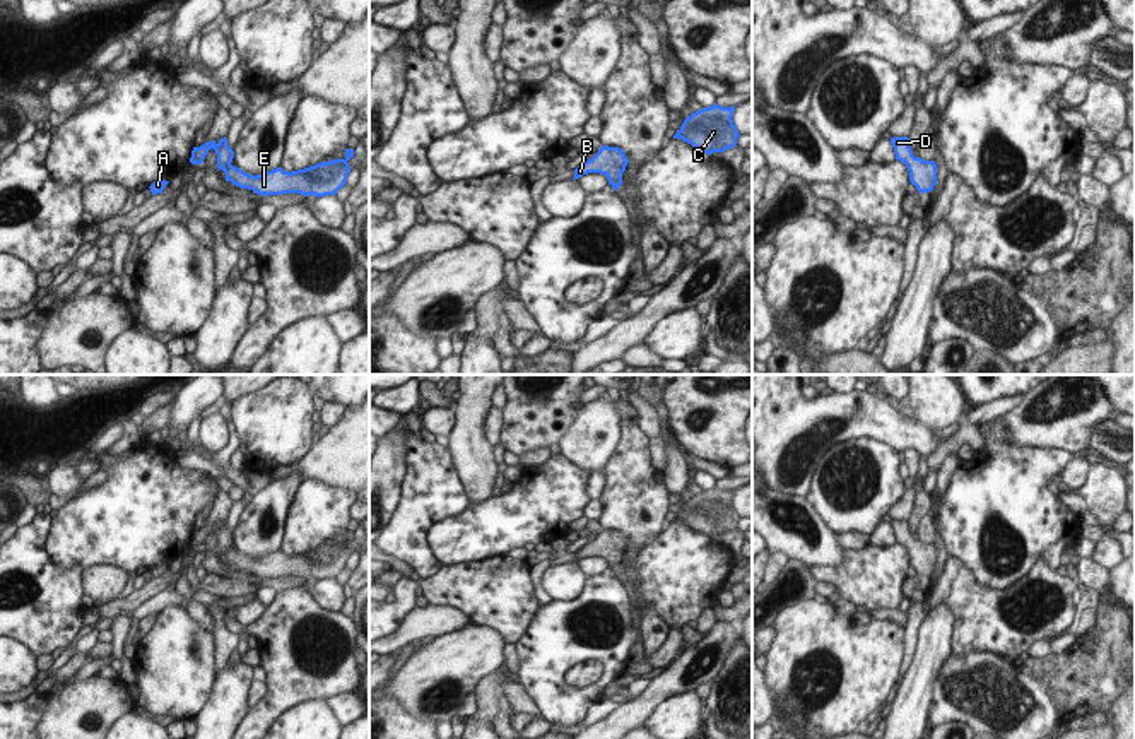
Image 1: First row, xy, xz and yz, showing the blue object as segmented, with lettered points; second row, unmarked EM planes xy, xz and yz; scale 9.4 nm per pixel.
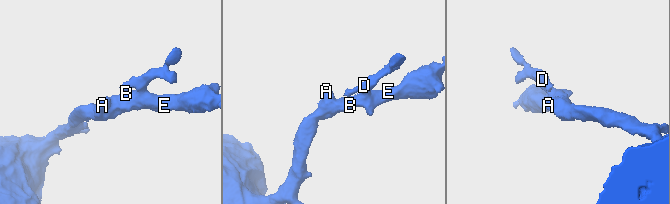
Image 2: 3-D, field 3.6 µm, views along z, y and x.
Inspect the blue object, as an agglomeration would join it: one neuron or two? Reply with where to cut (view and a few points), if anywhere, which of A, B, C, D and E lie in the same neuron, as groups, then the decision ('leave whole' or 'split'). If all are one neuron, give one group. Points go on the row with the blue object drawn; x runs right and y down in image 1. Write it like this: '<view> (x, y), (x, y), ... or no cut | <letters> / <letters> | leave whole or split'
no cut | A B C D E | leave whole

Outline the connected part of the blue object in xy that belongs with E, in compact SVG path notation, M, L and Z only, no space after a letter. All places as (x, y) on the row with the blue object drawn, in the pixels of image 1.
M227 139L219 142L205 142L200 147L193 147L190 163L202 164L209 151L214 149L217 154L217 168L226 173L226 181L239 188L248 188L258 195L284 195L284 193L301 193L304 197L325 197L337 195L337 192L345 185L347 174L350 173L349 159L354 157L354 149L345 149L344 159L323 161L315 166L284 171L275 168L262 174L248 174L243 169L232 166L234 152L227 145Z

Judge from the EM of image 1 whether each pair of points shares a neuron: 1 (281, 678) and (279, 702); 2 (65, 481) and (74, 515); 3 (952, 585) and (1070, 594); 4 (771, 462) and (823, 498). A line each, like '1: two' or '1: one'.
1: one
2: two
3: one
4: two

